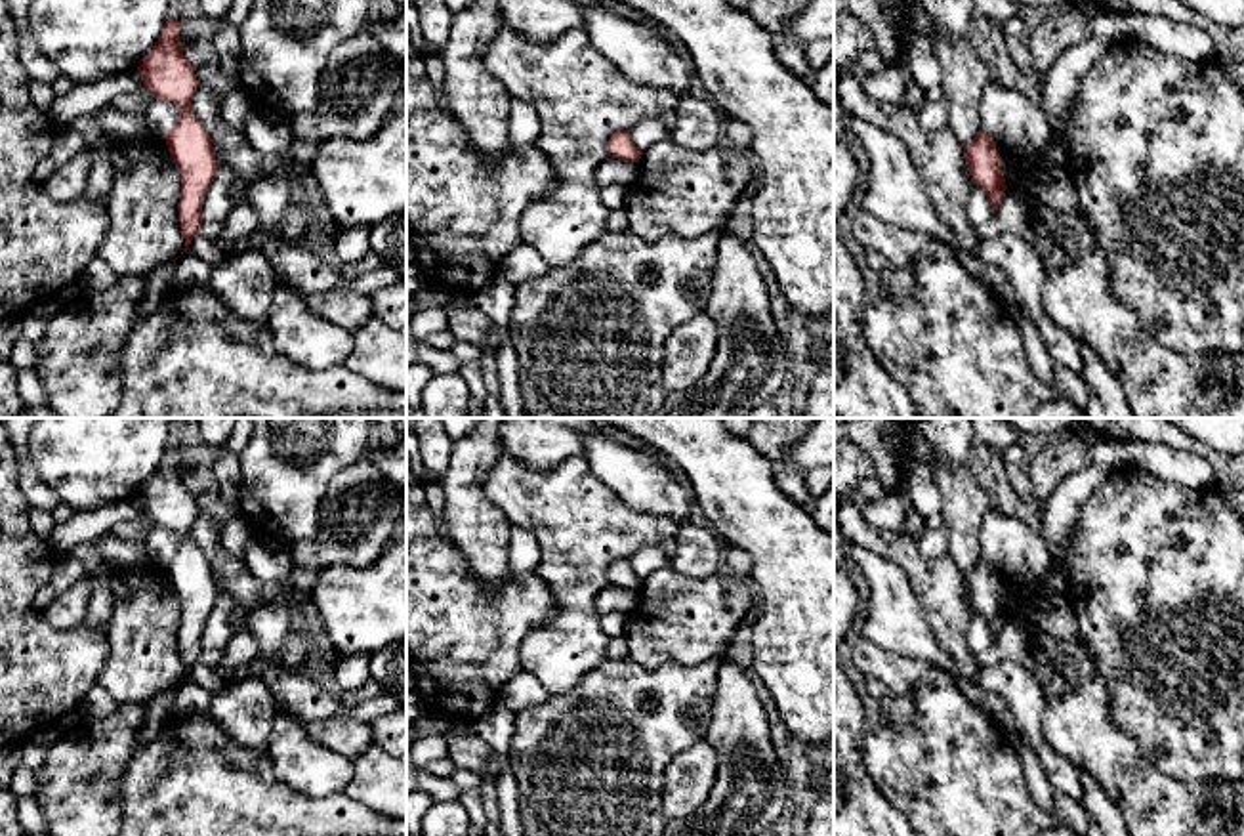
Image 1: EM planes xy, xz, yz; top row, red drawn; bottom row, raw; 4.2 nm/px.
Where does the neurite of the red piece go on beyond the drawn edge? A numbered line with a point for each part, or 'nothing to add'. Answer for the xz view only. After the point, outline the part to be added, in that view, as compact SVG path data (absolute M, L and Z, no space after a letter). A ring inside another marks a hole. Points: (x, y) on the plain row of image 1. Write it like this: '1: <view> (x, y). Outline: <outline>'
nothing to add

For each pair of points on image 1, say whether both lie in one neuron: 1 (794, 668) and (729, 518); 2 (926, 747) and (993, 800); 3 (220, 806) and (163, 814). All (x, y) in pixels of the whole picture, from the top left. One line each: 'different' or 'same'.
1: same
2: same
3: same

